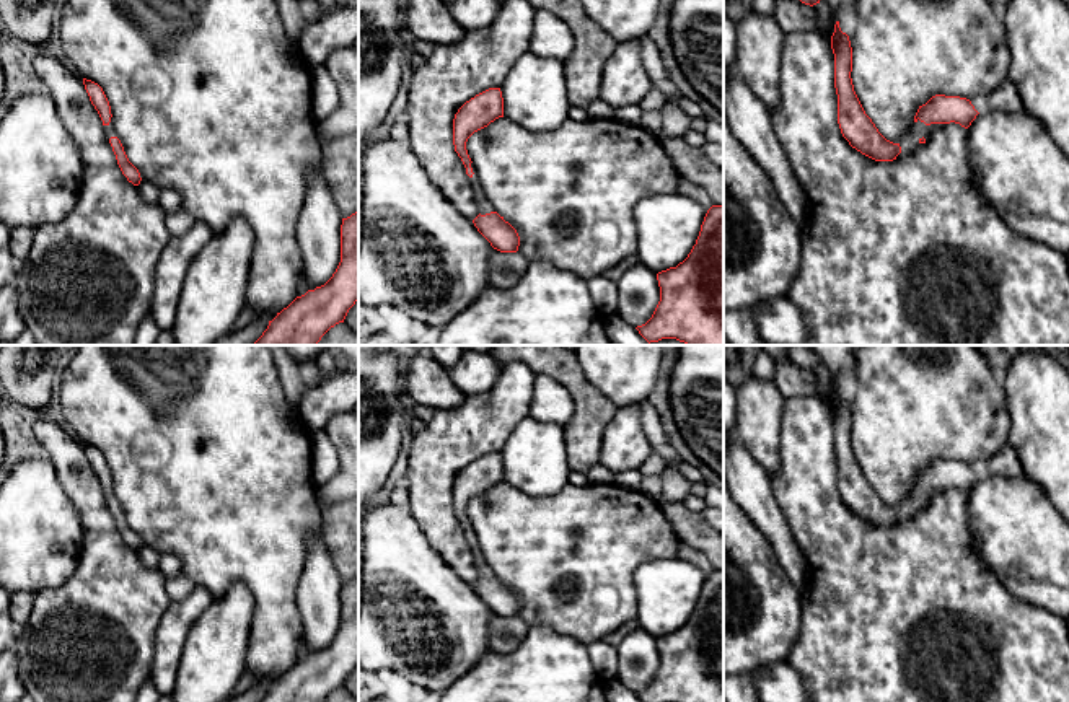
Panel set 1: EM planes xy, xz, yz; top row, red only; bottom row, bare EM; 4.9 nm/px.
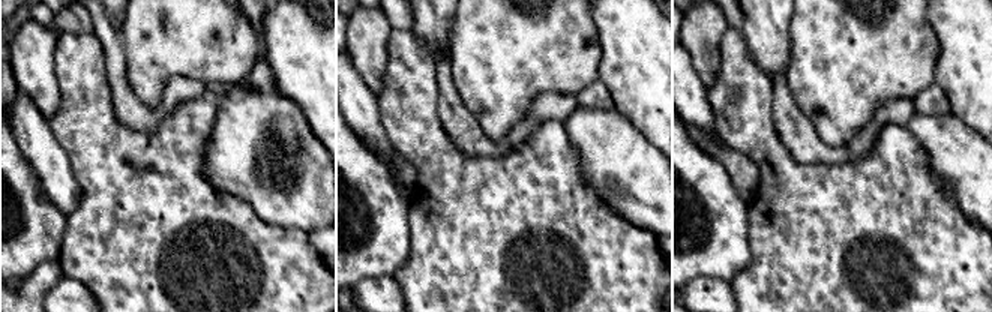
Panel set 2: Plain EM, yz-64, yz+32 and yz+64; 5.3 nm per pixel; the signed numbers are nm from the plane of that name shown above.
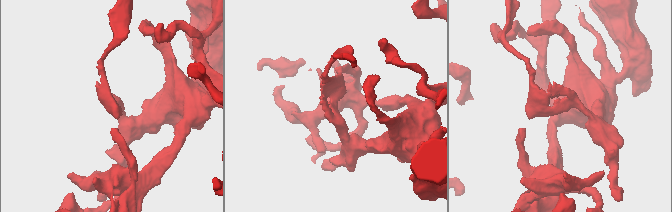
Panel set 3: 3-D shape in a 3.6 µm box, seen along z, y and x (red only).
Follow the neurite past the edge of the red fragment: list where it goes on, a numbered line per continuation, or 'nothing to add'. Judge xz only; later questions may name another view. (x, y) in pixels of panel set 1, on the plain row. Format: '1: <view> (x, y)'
1: xz (484, 570)

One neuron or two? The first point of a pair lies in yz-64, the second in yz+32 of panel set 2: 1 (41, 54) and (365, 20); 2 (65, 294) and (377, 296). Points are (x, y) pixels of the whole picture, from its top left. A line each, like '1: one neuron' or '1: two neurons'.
1: one neuron
2: one neuron

